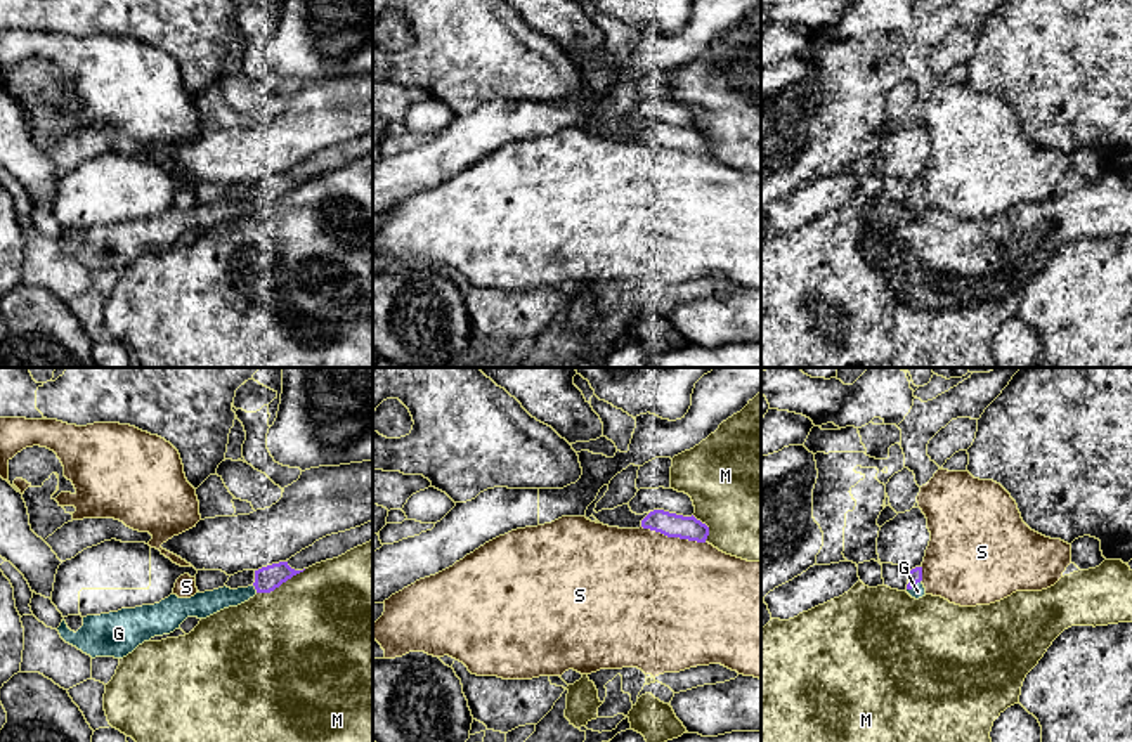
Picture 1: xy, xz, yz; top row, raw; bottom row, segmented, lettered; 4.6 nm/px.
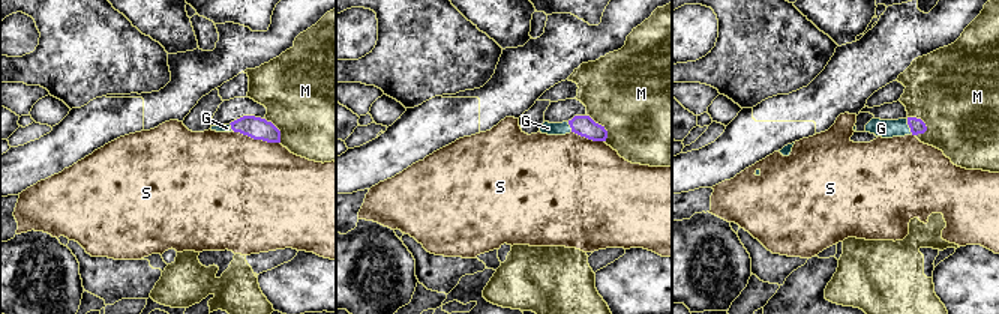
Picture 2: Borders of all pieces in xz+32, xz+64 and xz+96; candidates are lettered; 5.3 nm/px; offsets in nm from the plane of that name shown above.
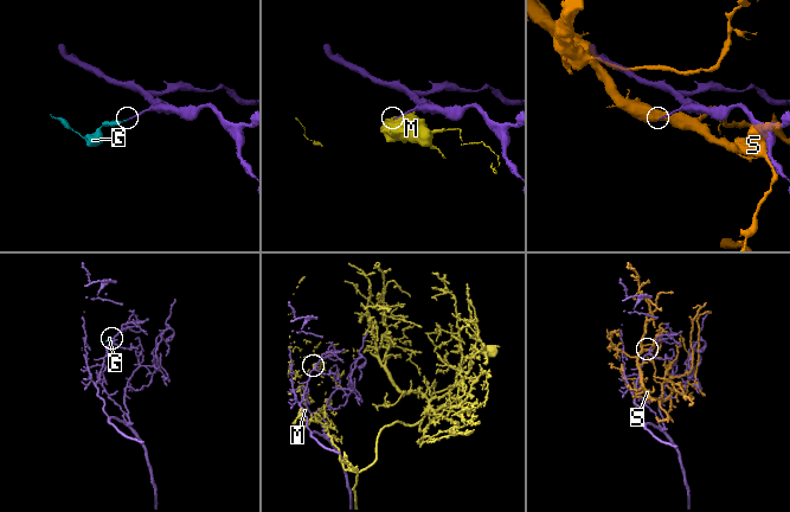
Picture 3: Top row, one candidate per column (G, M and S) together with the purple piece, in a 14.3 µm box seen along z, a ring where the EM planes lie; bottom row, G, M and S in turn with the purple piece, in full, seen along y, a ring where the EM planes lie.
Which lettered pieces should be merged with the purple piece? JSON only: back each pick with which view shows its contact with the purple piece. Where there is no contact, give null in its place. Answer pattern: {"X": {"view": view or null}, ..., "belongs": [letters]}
{"G": {"view": "yz"}, "belongs": ["G"]}

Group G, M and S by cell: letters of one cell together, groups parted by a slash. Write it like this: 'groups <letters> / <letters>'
groups G / M / S

